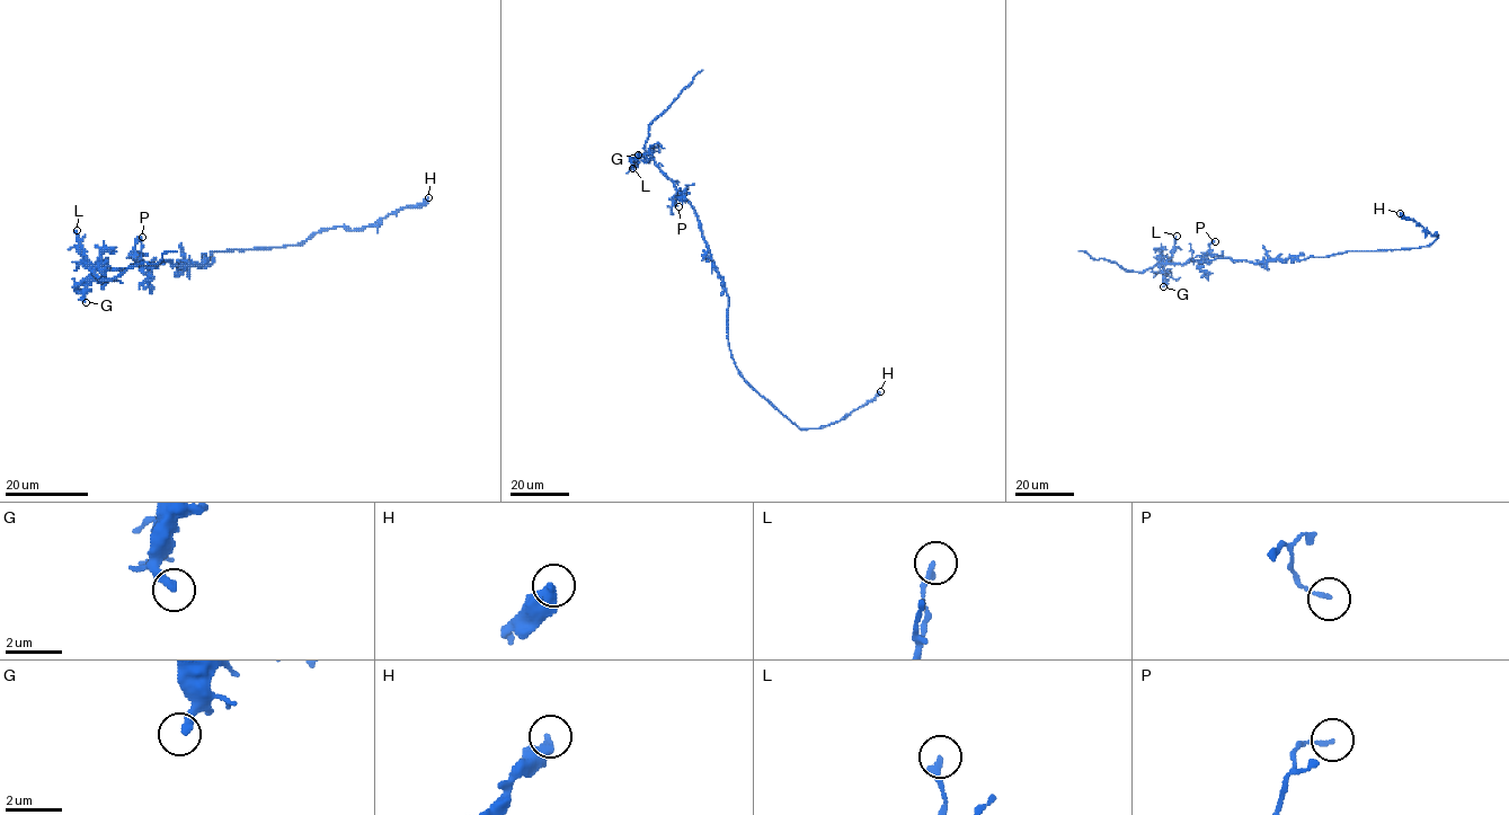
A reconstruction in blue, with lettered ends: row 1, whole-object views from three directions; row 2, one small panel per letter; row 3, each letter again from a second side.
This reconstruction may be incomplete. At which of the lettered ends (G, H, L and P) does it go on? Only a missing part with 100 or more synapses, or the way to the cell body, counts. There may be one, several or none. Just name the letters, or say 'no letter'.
no letter

